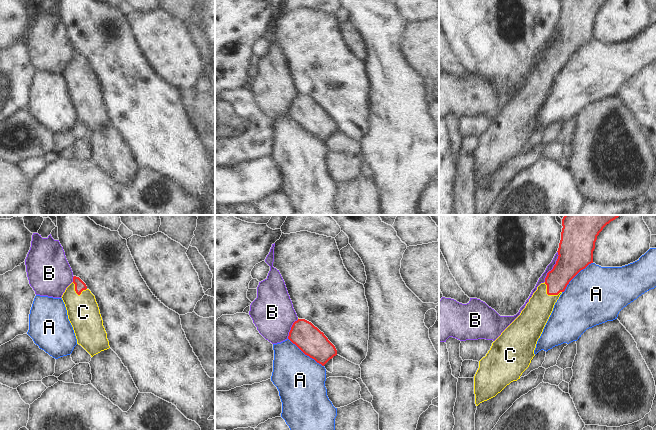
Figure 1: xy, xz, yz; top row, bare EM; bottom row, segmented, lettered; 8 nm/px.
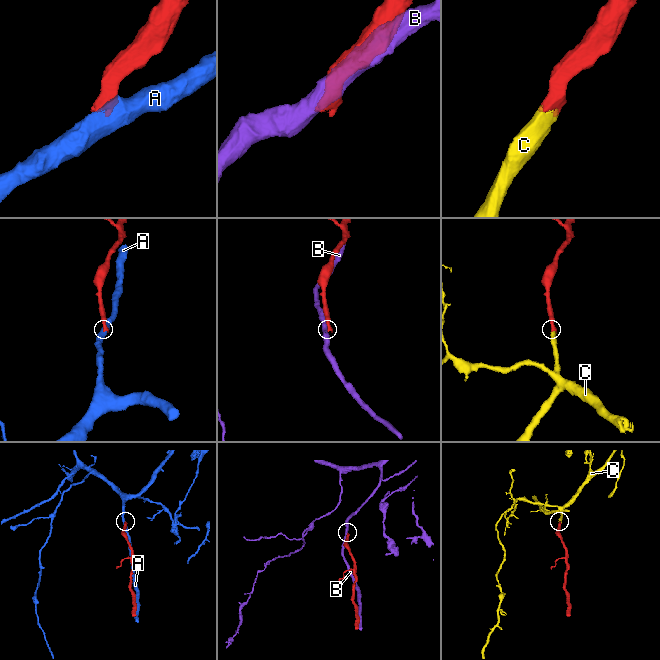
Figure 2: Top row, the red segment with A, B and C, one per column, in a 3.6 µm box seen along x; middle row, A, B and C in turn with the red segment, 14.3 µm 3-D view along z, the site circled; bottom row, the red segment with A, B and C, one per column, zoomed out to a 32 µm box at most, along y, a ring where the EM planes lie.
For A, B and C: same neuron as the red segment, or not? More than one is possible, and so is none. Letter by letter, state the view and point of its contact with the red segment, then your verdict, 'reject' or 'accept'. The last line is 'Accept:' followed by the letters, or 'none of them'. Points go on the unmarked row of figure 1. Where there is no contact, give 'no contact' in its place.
A: contact xz (306, 130); reject
B: contact yz (554, 42); reject
C: contact yz (549, 70); accept
Accept: C

